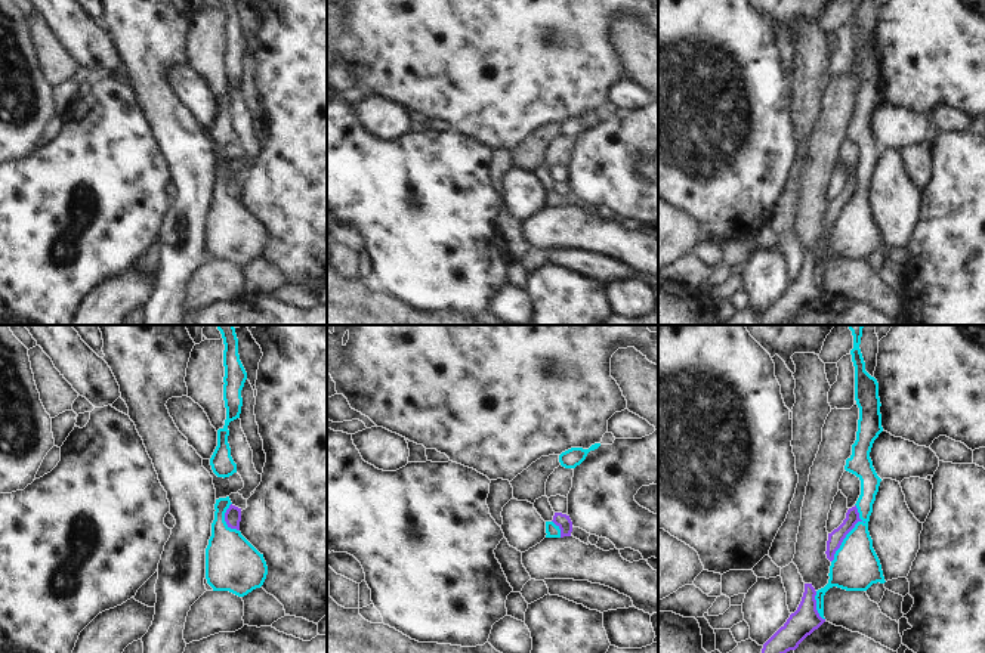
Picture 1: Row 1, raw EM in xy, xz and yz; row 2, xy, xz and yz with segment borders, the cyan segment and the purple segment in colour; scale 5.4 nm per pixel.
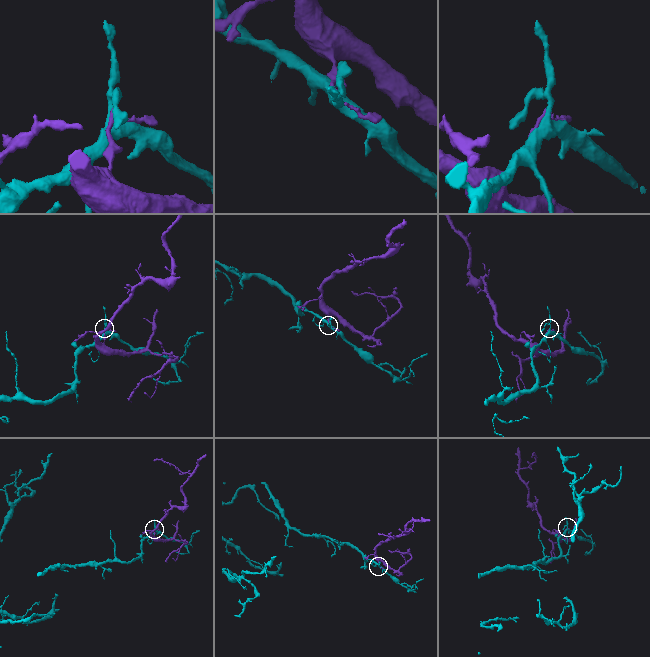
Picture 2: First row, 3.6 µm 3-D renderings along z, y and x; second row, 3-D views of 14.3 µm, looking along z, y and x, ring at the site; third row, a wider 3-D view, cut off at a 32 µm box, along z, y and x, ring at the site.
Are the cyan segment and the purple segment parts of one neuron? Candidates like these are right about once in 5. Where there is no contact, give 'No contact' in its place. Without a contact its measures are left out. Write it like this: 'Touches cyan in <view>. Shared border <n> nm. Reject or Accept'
Touches cyan in yz. Shared border 340 nm. Reject.

